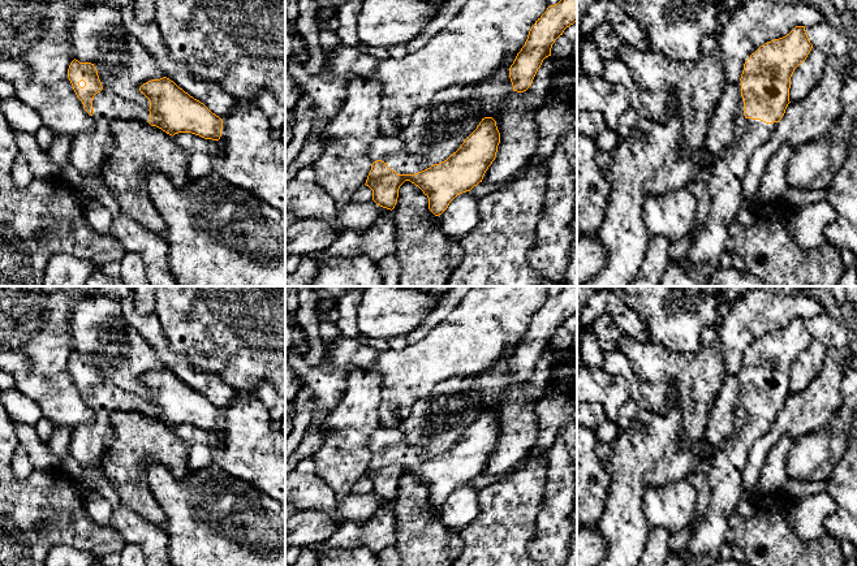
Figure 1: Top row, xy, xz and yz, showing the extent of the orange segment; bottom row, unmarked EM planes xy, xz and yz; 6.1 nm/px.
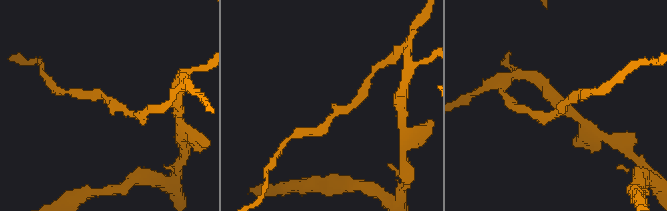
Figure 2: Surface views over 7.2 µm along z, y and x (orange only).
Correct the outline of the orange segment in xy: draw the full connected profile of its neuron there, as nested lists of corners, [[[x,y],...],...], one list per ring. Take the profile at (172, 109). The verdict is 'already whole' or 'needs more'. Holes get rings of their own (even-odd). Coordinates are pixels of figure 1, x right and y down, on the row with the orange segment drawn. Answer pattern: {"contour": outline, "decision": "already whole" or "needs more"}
{"contour": [[[74,59],[68,78],[81,105],[94,120],[90,133],[72,138],[70,163],[81,176],[102,174],[104,160],[115,150],[111,124],[117,120],[148,122],[172,137],[178,133],[212,141],[221,137],[223,120],[167,77],[139,87],[150,101],[148,108],[103,87],[91,62]]], "decision": "needs more"}

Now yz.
{"contour": [[[796,26],[783,38],[761,46],[744,64],[741,78],[724,87],[718,104],[710,117],[709,134],[703,150],[712,156],[707,181],[711,209],[706,222],[698,229],[689,251],[680,260],[671,260],[659,286],[706,286],[720,268],[719,258],[725,251],[729,228],[744,202],[742,178],[753,154],[771,137],[778,122],[785,113],[789,101],[791,77],[810,53],[810,43],[805,26]],[[746,118],[744,133],[735,137],[735,120]]], "decision": "needs more"}

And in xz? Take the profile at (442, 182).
{"contour": [[[485,117],[456,152],[432,165],[408,152],[397,135],[380,134],[370,146],[372,164],[365,185],[372,190],[372,200],[378,206],[392,211],[400,186],[410,181],[428,198],[428,209],[439,216],[457,195],[482,182],[496,157],[499,143],[496,121]]], "decision": "needs more"}

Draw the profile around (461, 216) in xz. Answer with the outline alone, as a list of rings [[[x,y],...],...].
[[[470,190],[457,195],[440,215],[442,230],[447,237],[462,238],[479,220],[479,198]]]

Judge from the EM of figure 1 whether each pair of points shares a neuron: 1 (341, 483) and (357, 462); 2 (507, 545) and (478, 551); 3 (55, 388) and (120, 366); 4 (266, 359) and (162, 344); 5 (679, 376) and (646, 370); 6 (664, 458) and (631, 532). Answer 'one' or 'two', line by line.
1: one
2: one
3: two
4: two
5: one
6: one

